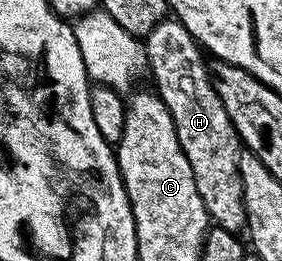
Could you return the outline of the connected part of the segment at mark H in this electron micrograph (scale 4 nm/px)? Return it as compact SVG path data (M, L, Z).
M165 19L153 27L153 31L145 38L147 51L147 69L149 77L155 80L154 92L165 103L169 115L173 115L173 127L177 131L177 139L181 143L181 151L185 151L185 159L189 159L189 167L193 167L193 180L197 182L197 192L201 194L201 203L205 203L207 216L220 229L228 229L238 234L239 228L248 224L245 211L245 199L241 187L241 171L239 170L239 154L241 142L221 99L217 99L217 91L213 91L211 70L201 46L195 36L177 19Z

